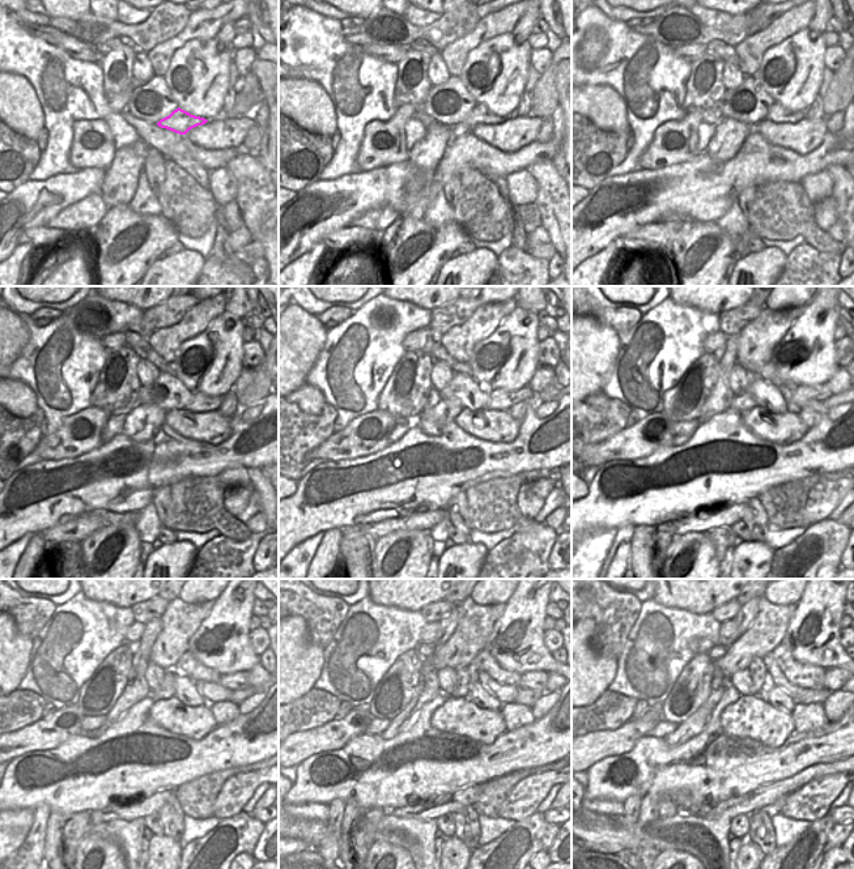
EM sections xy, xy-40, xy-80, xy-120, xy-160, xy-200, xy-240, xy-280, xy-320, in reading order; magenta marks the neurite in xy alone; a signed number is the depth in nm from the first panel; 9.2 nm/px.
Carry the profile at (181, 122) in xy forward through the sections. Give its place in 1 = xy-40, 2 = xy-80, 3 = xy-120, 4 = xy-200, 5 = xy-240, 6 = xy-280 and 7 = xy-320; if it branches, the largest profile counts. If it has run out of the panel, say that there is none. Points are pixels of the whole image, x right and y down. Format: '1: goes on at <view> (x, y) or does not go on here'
1: goes on at xy-40 (480, 115)
2: goes on at xy-80 (777, 114)
3: goes on at xy-120 (200, 403)
4: goes on at xy-200 (795, 396)
5: goes on at xy-240 (236, 681)
6: goes on at xy-280 (536, 680)
7: goes on at xy-320 (835, 678)

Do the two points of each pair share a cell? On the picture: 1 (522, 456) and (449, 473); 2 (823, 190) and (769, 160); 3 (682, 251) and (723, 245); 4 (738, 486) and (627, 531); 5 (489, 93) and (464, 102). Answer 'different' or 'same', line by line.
1: same
2: different
3: same
4: different
5: different

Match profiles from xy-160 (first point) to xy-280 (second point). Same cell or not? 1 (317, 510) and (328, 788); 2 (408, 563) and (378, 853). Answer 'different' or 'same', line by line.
1: same
2: same

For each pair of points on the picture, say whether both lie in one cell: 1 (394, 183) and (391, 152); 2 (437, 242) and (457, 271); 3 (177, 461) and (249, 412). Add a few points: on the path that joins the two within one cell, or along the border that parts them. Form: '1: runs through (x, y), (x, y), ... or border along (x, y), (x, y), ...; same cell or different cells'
1: border along (407, 160), (399, 163), (362, 170); different cells
2: border along (450, 258), (438, 269); different cells
3: border along (263, 401), (263, 409), (255, 417), (241, 418); different cells

